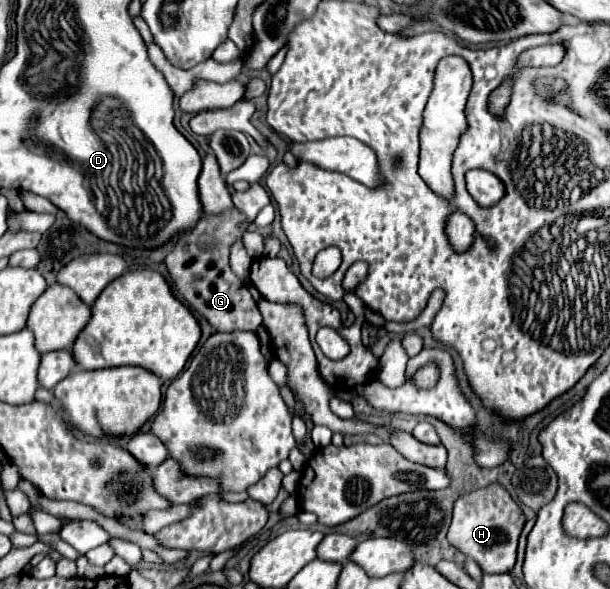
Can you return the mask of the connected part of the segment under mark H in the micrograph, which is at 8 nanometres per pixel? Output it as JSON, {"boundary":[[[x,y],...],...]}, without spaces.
{"boundary":[[[490,483],[484,489],[462,495],[454,503],[454,517],[448,529],[448,541],[466,557],[474,559],[484,573],[510,573],[516,565],[516,549],[526,517],[518,503],[500,483]]]}

